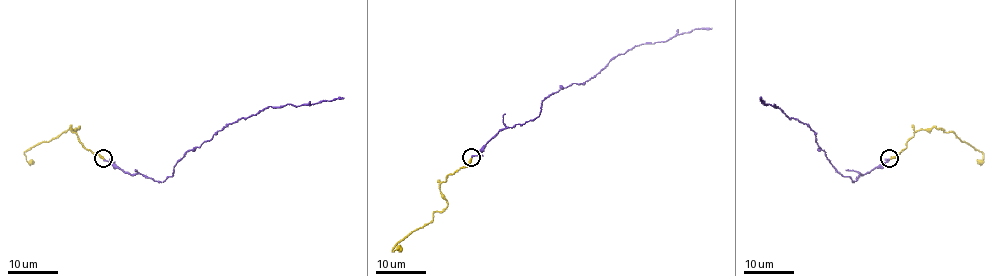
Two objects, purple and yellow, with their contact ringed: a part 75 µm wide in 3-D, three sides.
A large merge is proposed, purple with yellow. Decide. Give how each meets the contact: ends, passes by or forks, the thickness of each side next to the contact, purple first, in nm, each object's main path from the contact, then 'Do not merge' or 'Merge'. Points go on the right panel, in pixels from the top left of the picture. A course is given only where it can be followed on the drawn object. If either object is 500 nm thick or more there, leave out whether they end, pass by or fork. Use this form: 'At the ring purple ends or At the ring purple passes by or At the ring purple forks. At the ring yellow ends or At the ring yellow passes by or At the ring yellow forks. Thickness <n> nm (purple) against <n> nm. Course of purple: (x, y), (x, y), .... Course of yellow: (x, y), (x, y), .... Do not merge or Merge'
At the ring purple ends. At the ring yellow ends. Thickness 240 nm (purple) against 280 nm. Course of purple: (889, 158), (853, 182), (835, 168), (815, 142), (812, 130), (759, 98). Course of yellow: (890, 158), (902, 151), (916, 132), (938, 128), (952, 132), (962, 142), (971, 144), (982, 154), (980, 162). Merge

